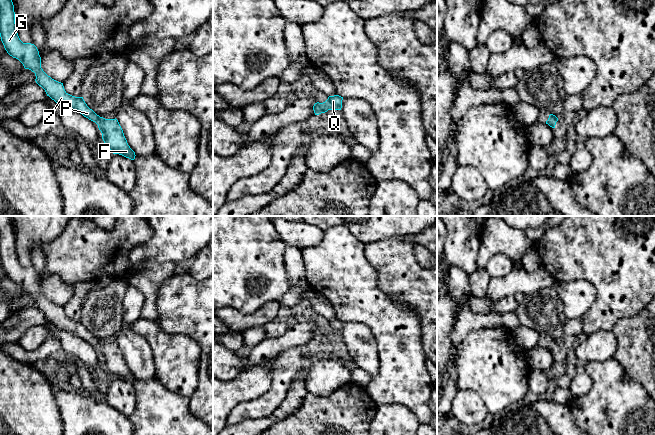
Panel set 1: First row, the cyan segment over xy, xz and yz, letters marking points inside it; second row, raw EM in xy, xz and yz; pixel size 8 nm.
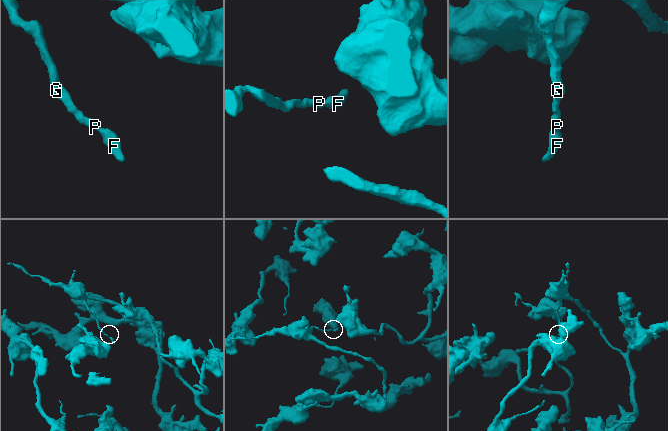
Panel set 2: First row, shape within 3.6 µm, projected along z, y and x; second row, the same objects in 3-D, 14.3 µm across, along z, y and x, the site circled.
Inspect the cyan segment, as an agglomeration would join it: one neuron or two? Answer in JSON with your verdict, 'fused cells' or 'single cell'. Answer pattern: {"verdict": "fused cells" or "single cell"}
{"verdict": "single cell"}

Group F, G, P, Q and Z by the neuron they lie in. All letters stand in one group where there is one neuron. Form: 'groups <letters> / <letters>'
groups F G P Q Z

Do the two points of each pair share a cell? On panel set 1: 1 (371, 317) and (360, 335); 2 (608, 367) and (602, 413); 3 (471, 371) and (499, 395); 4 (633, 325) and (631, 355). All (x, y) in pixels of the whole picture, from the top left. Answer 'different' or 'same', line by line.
1: different
2: same
3: same
4: same

